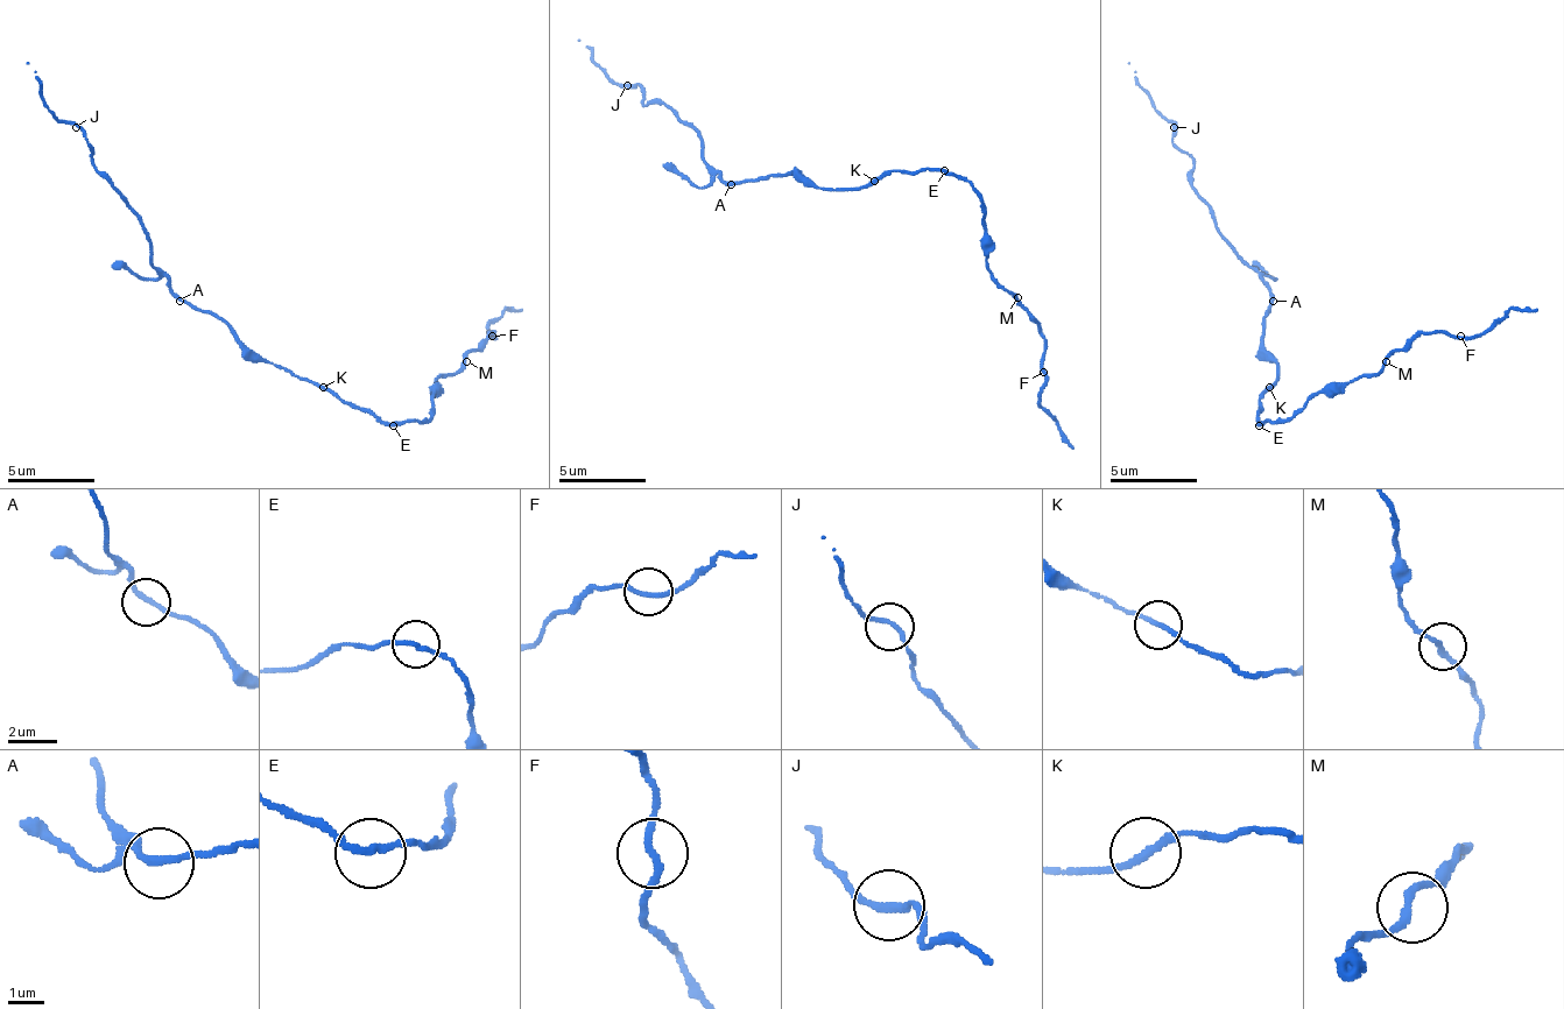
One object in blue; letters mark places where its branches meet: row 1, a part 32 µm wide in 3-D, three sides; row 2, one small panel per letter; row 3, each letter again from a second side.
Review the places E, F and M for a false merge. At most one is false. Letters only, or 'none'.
none

